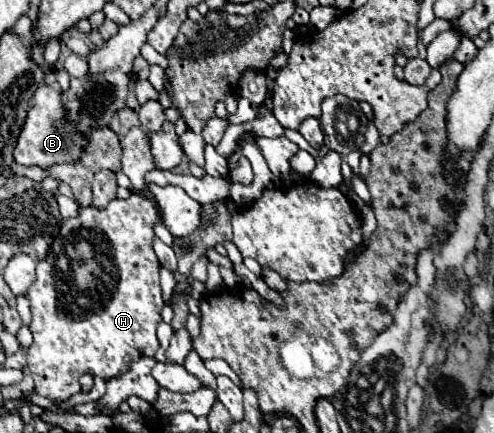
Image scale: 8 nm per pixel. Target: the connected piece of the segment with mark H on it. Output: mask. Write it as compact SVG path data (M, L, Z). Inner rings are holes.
M145 188L145 194L131 192L131 196L127 200L111 200L105 210L97 210L93 206L81 208L79 218L65 220L65 224L59 230L57 240L53 242L53 250L49 250L49 256L37 264L37 278L27 292L27 296L31 300L31 312L33 312L33 322L29 326L31 334L33 334L33 344L27 350L27 366L29 366L31 376L35 380L35 392L37 394L49 398L55 404L61 404L61 402L65 402L71 396L81 392L81 384L79 384L81 374L93 374L93 376L99 376L103 380L111 380L111 378L125 374L129 370L129 364L139 360L141 356L155 356L155 352L159 348L159 340L155 336L155 330L161 322L161 308L165 306L163 296L161 296L161 286L159 286L159 268L161 266L159 266L159 260L157 260L155 250L153 250L153 238L155 238L153 228L157 222L159 222L159 206L147 188Z

